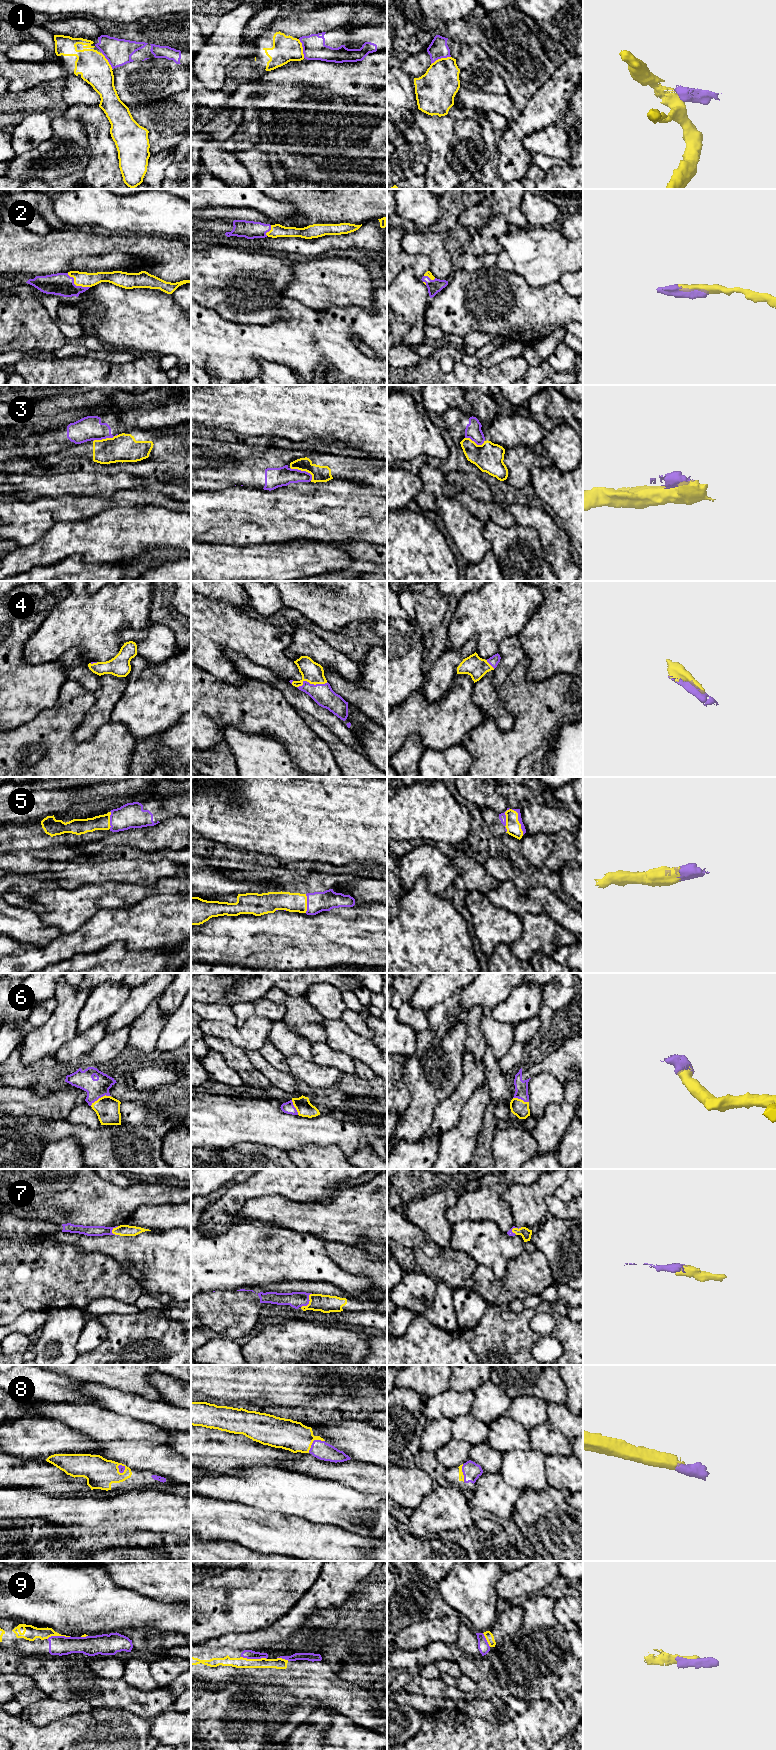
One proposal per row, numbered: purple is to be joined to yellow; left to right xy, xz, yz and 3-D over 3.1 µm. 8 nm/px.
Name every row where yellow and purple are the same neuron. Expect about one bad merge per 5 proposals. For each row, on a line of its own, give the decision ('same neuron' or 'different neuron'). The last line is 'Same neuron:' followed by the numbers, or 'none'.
1: different neuron
2: same neuron
3: different neuron
4: same neuron
5: same neuron
6: same neuron
7: same neuron
8: same neuron
9: same neuron
Same neuron: 2, 4, 5, 6, 7, 8, 9

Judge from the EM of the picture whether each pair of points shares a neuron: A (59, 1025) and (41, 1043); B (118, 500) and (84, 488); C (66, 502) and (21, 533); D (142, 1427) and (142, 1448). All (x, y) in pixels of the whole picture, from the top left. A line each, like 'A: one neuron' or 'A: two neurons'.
A: one neuron
B: two neurons
C: one neuron
D: two neurons

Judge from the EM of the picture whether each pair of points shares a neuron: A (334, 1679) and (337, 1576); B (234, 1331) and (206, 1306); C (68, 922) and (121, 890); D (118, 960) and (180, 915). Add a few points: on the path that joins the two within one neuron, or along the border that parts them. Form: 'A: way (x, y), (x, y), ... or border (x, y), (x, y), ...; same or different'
A: way (294, 1674), (275, 1672), (259, 1649), (297, 1615); same
B: way (228, 1324), (213, 1309); same
C: way (81, 909), (89, 901), (99, 901), (108, 895); same
D: border (108, 945), (121, 942), (132, 950), (154, 949); different

